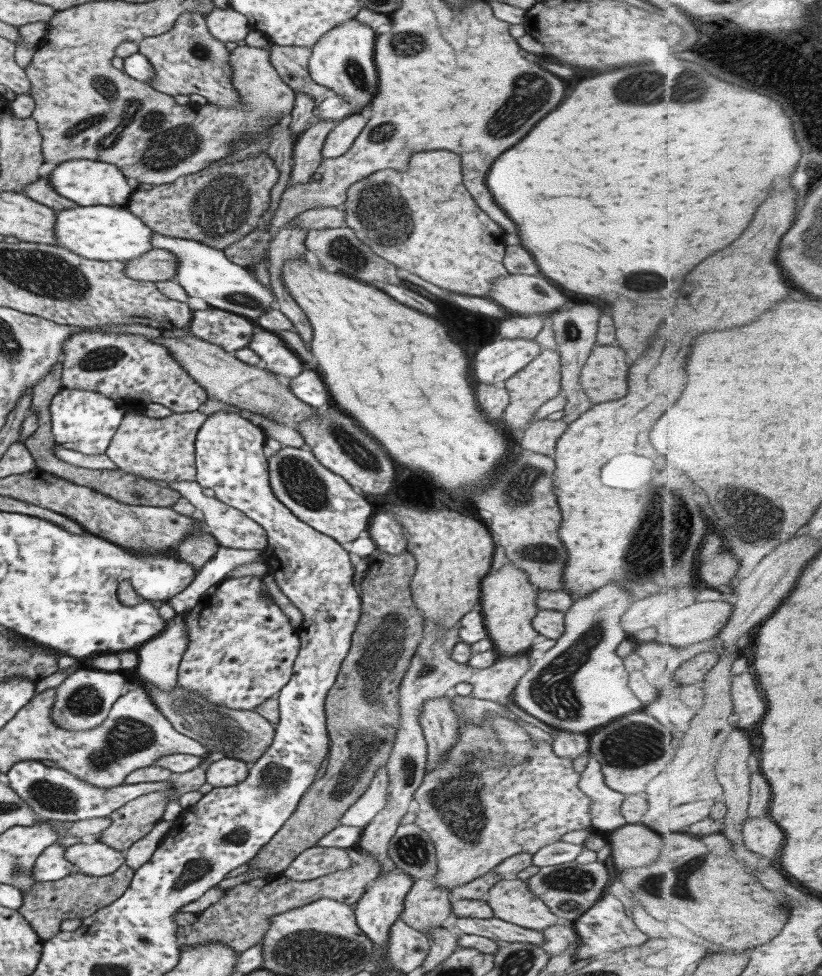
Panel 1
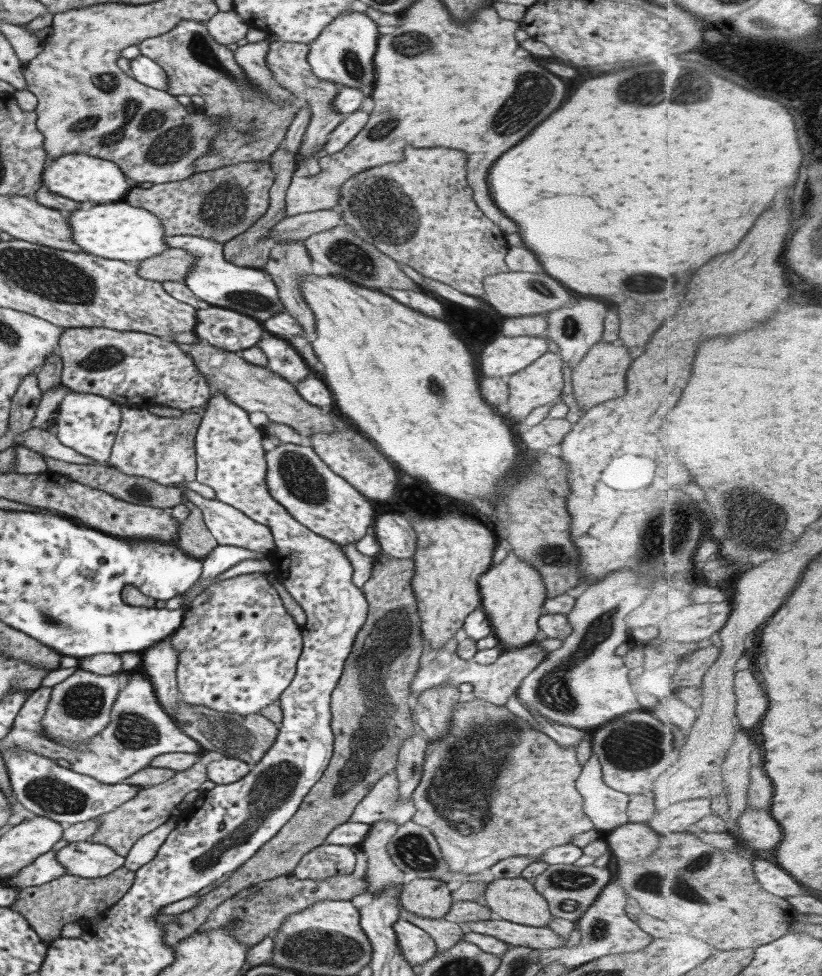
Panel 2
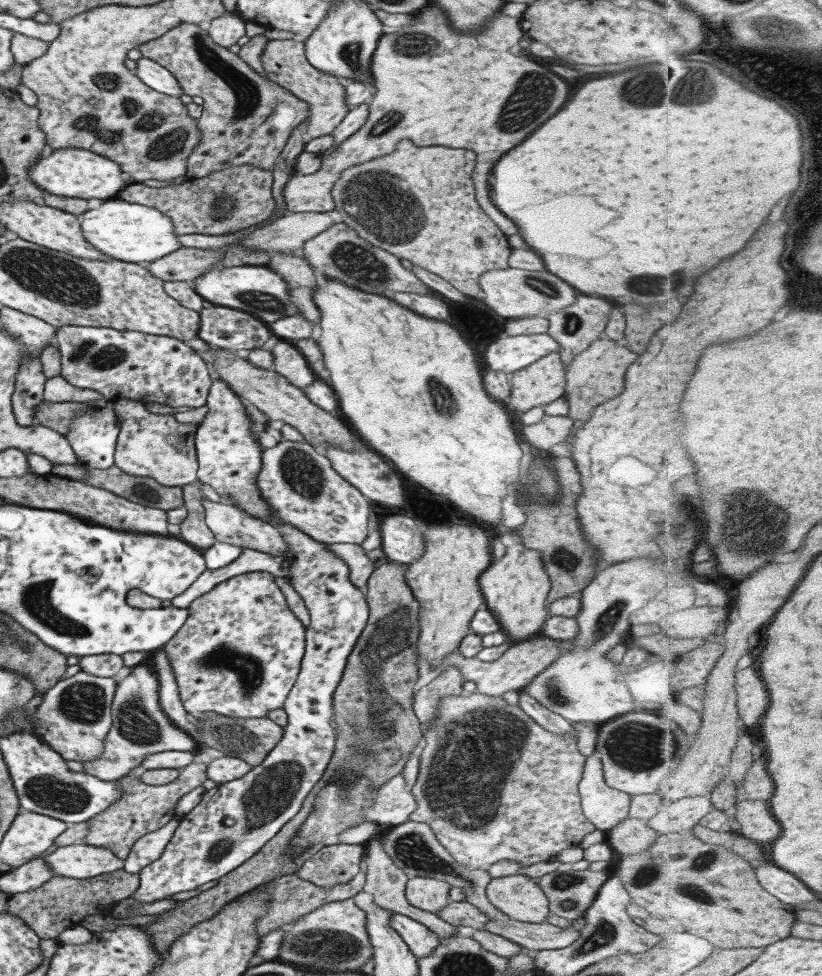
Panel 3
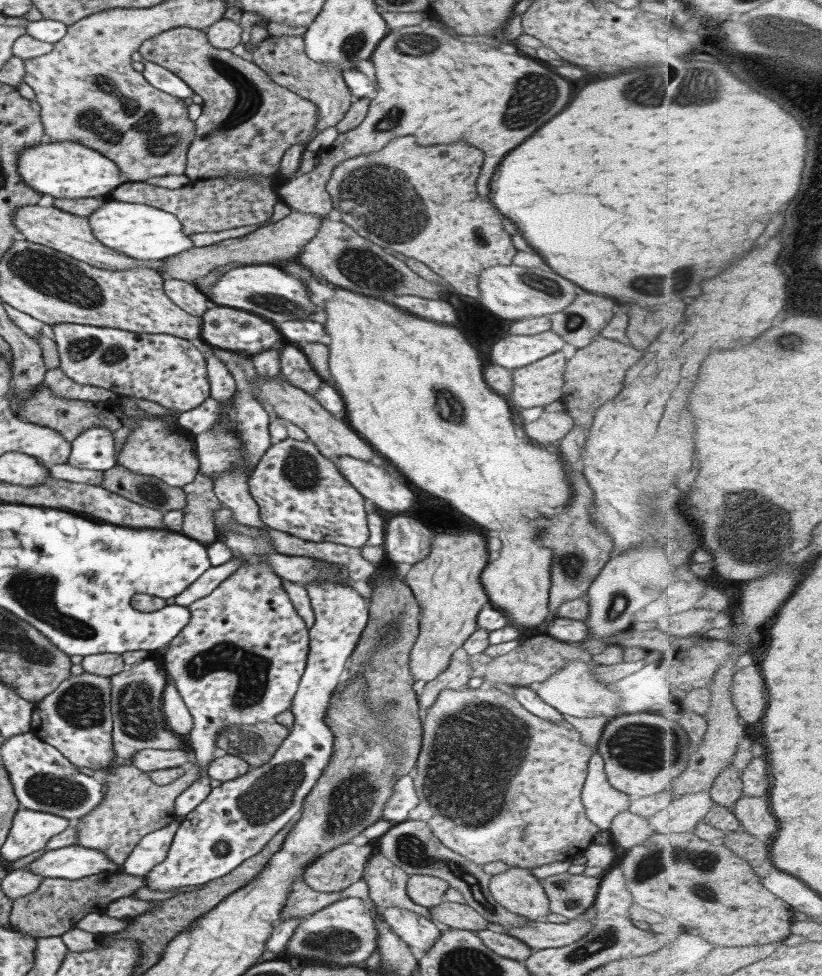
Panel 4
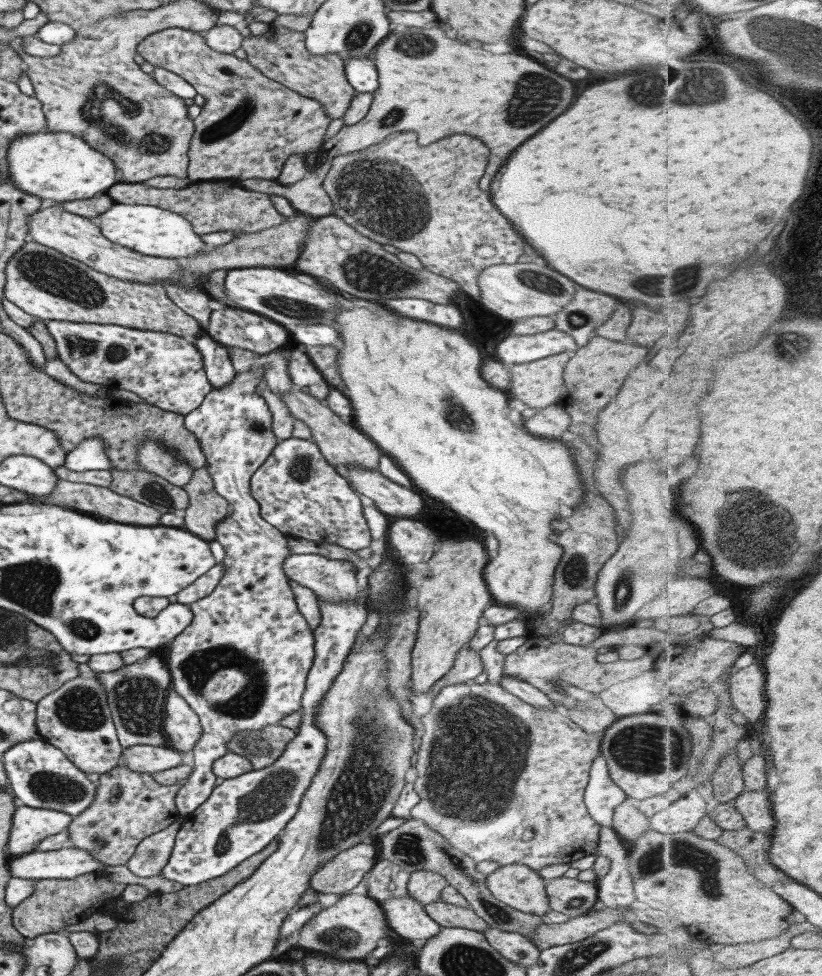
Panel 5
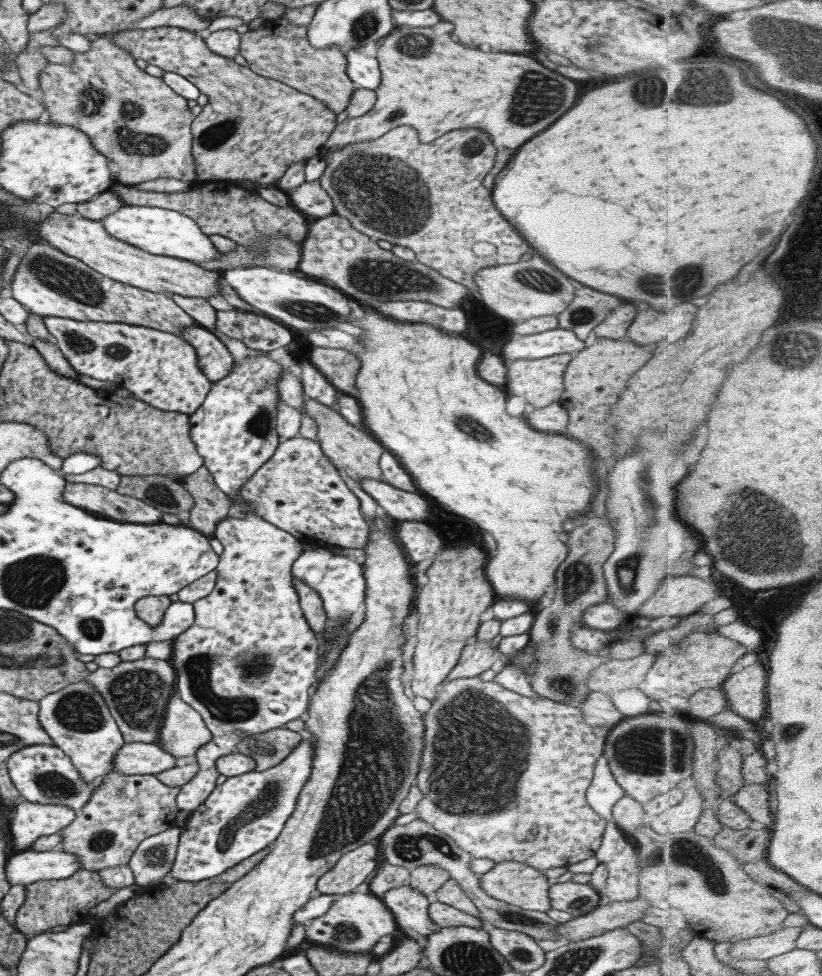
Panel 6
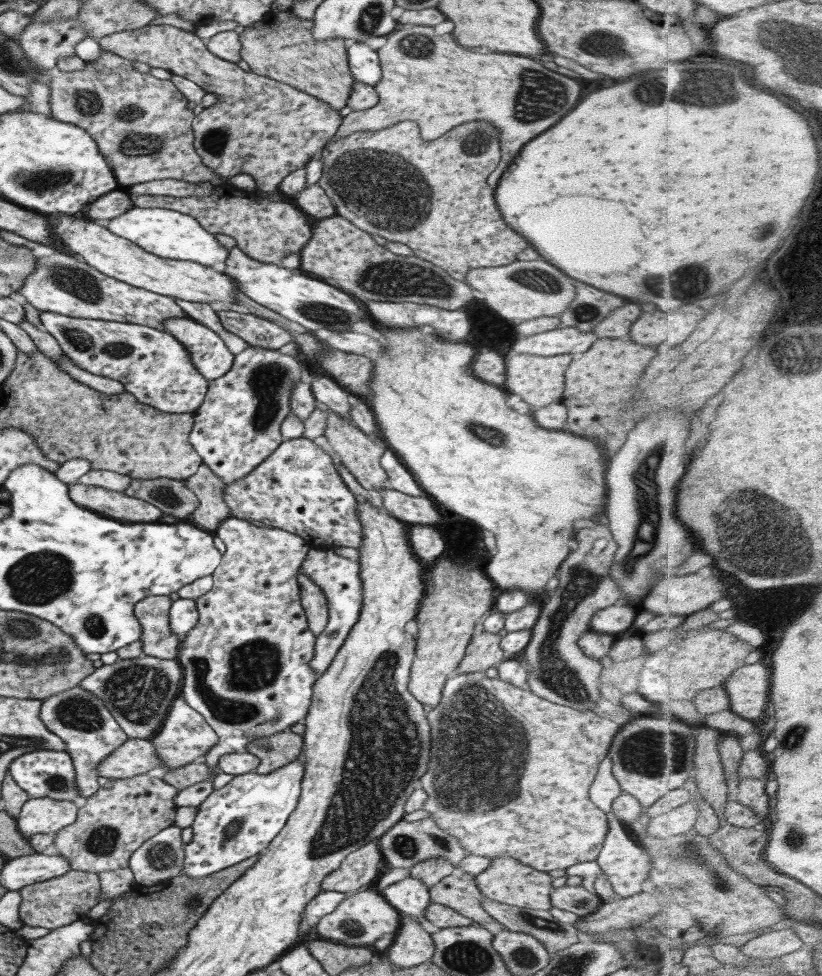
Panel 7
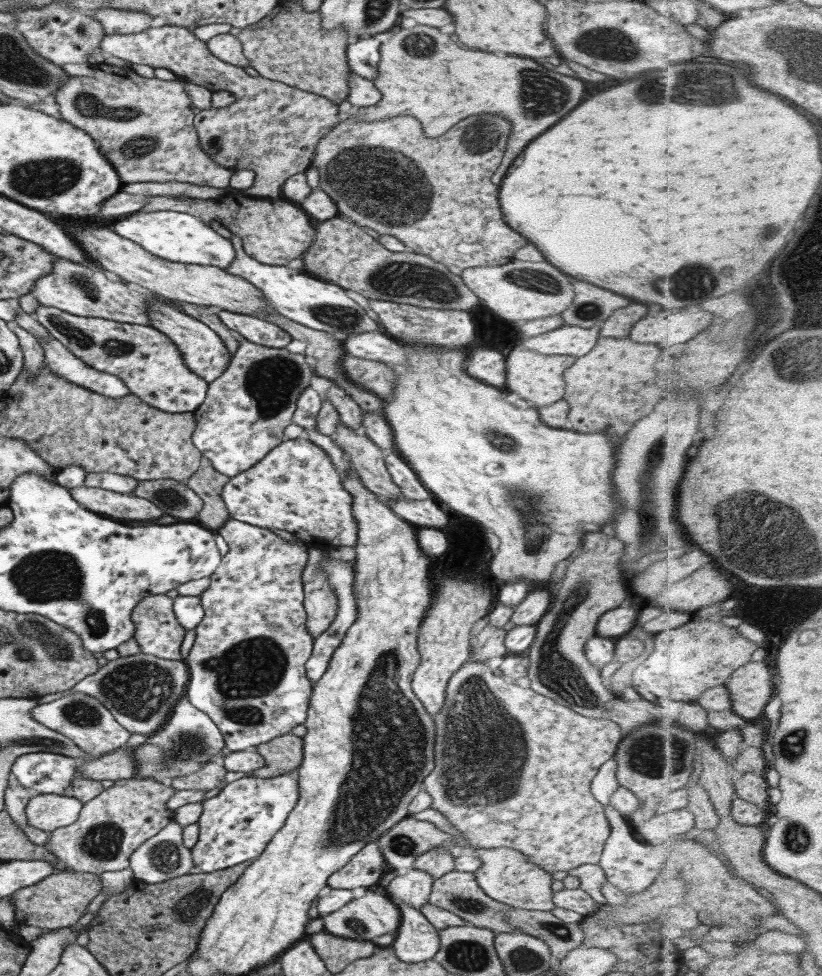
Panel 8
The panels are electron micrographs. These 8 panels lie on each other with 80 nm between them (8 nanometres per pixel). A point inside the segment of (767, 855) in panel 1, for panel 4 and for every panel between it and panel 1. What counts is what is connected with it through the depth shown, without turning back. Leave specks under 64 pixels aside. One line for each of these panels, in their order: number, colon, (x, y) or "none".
2: (760, 831)
3: (754, 819)
4: (755, 812)

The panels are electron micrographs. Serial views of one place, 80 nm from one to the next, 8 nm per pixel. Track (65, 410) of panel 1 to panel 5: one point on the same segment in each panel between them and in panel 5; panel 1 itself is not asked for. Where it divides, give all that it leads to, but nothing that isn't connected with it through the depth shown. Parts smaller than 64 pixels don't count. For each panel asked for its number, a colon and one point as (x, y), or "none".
2: (87, 423)
3: (92, 434)
4: (93, 449)
5: (88, 455)

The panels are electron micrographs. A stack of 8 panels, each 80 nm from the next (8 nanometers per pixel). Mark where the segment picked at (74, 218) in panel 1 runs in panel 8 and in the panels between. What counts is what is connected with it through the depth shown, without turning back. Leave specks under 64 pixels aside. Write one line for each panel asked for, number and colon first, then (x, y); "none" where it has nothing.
2: (114, 231)
3: (134, 233)
4: (141, 232)
5: (151, 231)
6: (158, 231)
7: (171, 235)
8: (180, 237)

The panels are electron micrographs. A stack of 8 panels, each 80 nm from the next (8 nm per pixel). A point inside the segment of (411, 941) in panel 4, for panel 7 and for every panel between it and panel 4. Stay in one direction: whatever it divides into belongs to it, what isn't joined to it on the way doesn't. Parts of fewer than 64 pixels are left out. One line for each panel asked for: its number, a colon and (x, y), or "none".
5: (405, 916)
6: (409, 907)
7: (409, 896)

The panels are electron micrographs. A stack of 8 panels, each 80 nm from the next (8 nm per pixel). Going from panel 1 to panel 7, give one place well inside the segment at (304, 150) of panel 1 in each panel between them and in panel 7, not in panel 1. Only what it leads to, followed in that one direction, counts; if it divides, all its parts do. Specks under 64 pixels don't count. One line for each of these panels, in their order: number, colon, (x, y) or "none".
2: (287, 62)
3: (283, 61)
4: (282, 59)
5: (279, 53)
6: (277, 50)
7: (280, 46)

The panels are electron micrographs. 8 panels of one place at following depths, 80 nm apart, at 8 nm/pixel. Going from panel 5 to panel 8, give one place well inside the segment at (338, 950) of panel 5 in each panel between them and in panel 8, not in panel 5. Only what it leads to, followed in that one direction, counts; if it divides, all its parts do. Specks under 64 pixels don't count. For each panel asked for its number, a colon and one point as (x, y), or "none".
6: (355, 921)
7: (358, 920)
8: (364, 918)

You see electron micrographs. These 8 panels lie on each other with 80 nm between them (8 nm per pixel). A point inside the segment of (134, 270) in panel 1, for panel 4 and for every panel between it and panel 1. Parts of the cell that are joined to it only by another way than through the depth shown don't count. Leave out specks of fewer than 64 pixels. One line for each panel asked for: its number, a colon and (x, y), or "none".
2: (173, 264)
3: (185, 264)
4: (283, 240)

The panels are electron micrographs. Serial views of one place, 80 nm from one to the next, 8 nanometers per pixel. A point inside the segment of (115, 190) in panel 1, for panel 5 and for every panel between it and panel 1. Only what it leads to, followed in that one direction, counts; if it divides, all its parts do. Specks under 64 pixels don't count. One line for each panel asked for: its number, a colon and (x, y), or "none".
2: (76, 176)
3: (69, 172)
4: (62, 169)
5: (61, 166)

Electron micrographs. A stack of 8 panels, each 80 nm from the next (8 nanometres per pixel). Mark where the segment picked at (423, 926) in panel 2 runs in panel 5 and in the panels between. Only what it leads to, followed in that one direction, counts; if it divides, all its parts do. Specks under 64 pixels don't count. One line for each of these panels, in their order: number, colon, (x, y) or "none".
3: (384, 883)
4: (386, 883)
5: (385, 880)

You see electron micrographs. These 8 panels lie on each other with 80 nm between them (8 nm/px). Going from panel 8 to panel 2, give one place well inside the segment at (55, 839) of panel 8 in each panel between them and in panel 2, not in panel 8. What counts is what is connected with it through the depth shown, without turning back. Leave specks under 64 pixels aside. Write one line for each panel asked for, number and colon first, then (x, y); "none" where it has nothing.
2: (118, 829)
3: (141, 808)
4: (131, 806)
5: (127, 806)
6: (122, 811)
7: (111, 824)

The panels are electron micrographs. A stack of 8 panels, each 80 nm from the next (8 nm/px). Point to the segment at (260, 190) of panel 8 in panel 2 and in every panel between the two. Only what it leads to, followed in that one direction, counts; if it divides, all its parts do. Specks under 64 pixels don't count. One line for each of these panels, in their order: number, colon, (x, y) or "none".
2: (252, 126)
3: (246, 119)
4: (247, 122)
5: (249, 124)
6: (252, 128)
7: (261, 127)

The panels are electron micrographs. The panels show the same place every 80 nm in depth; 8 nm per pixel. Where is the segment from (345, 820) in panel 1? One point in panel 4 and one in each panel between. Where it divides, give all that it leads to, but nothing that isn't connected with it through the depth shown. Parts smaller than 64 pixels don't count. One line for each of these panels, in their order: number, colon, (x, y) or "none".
2: (382, 802)
3: (392, 805)
4: (396, 809)

